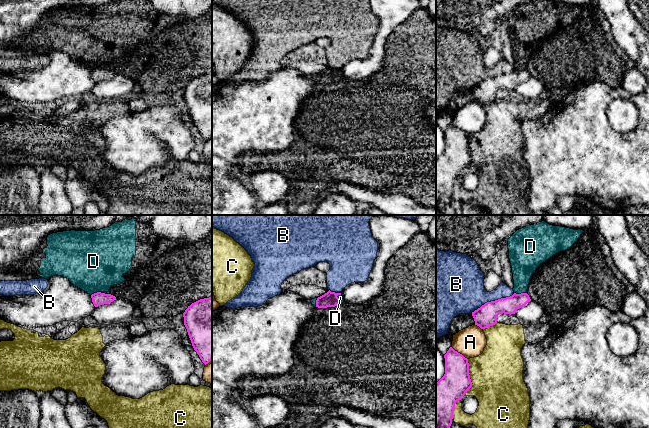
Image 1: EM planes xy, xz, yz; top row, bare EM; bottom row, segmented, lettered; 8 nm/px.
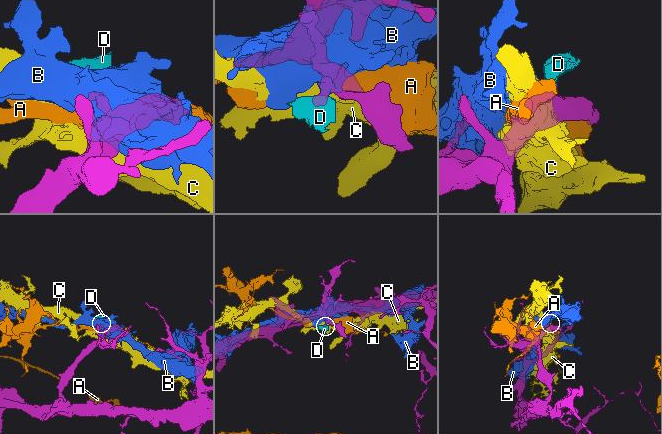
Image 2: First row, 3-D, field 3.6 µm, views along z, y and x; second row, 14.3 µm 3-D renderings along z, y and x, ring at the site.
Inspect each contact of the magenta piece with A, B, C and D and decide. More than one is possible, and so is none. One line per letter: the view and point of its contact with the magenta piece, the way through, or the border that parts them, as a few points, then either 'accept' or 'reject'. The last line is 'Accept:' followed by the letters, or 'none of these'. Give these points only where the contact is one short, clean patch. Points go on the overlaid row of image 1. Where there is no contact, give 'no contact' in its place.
A: contact yz (459, 353); reject
B: contact yz (492, 301); reject
C: contact yz (469, 376); reject
D: contact yz (521, 293); border yz (514, 292), (526, 293); reject
Accept: none of these

